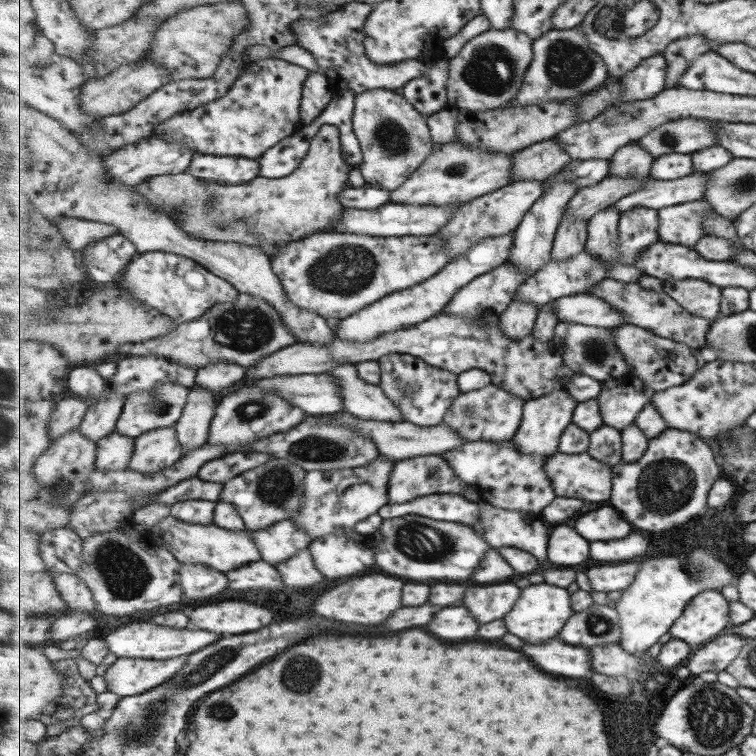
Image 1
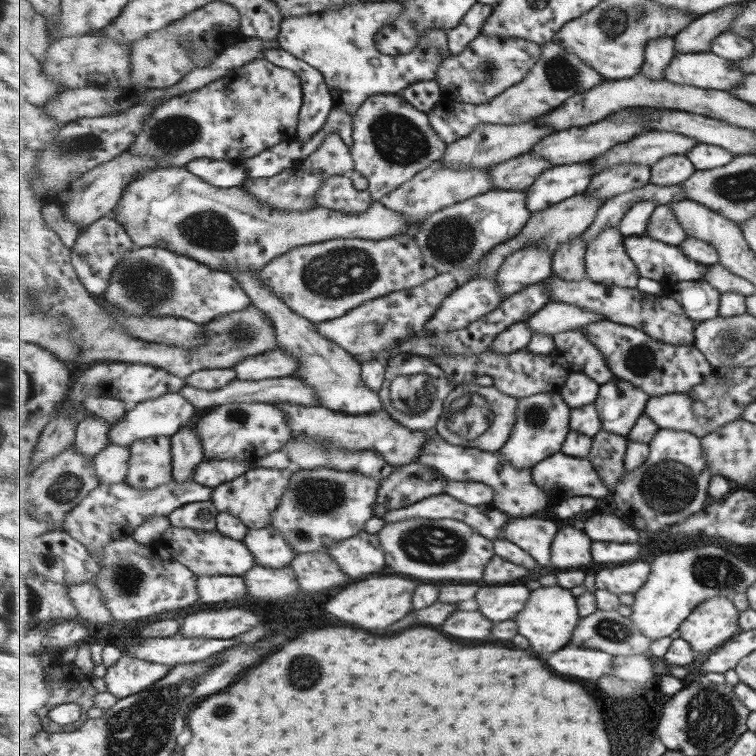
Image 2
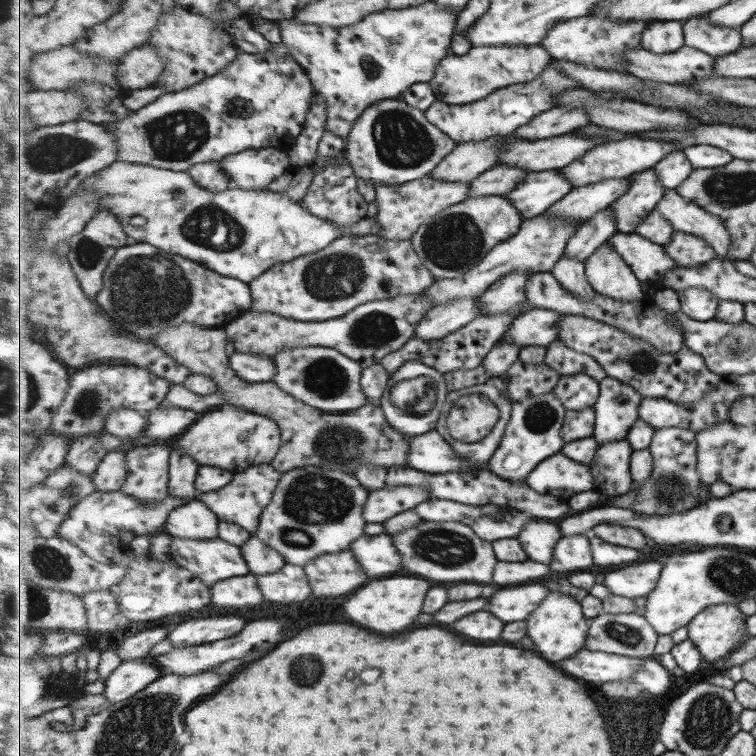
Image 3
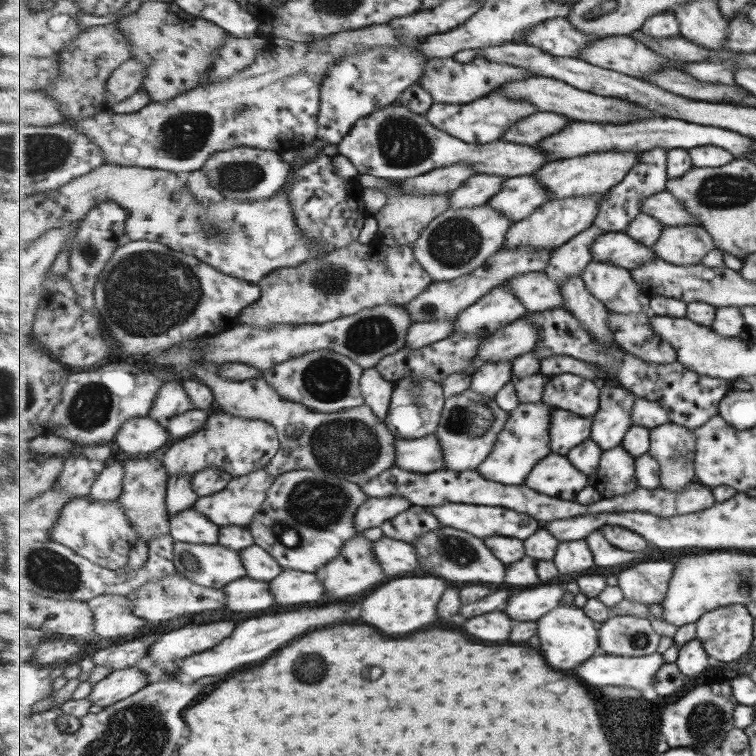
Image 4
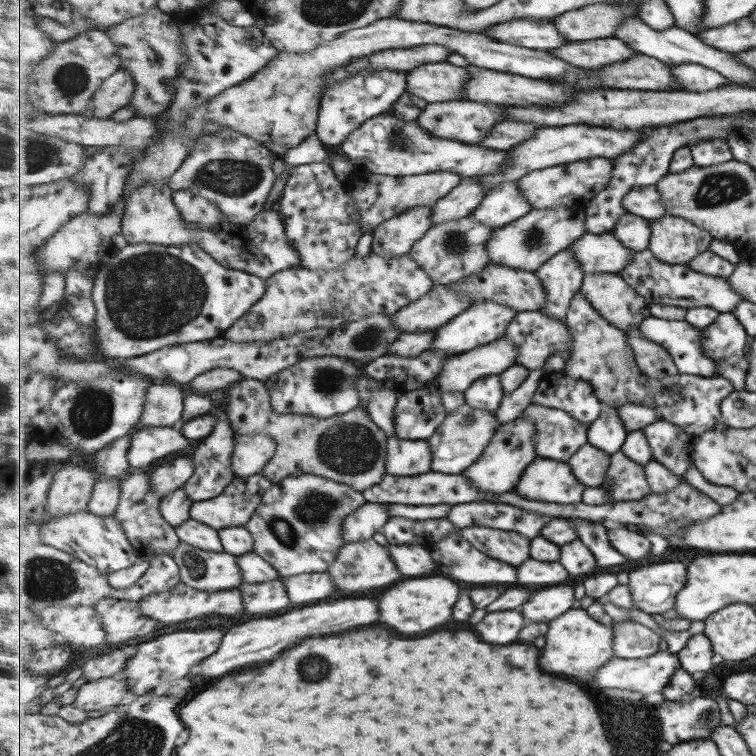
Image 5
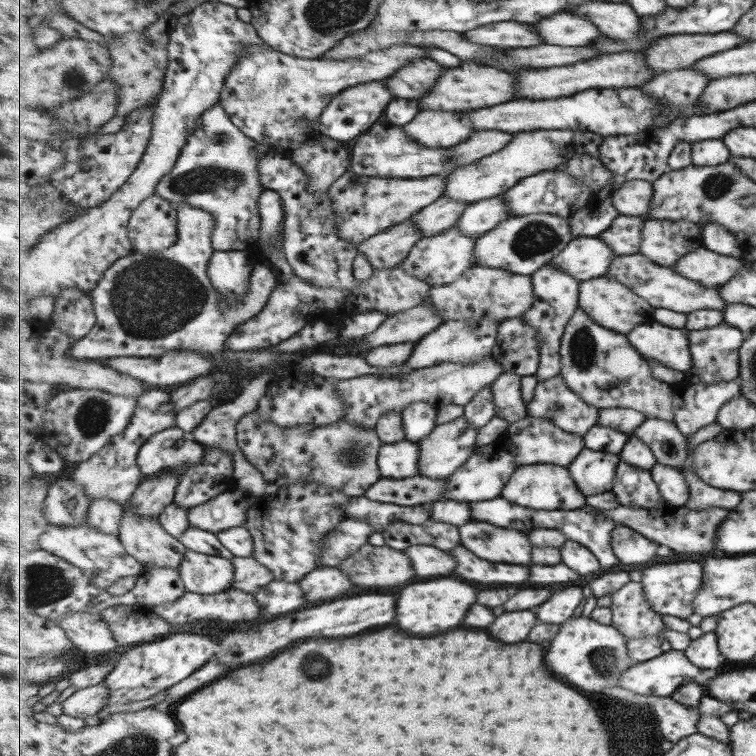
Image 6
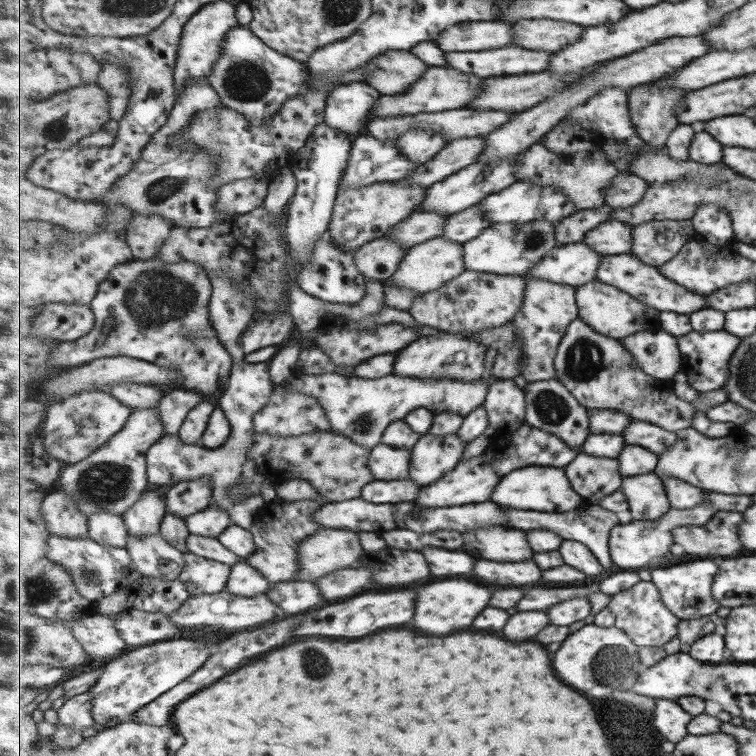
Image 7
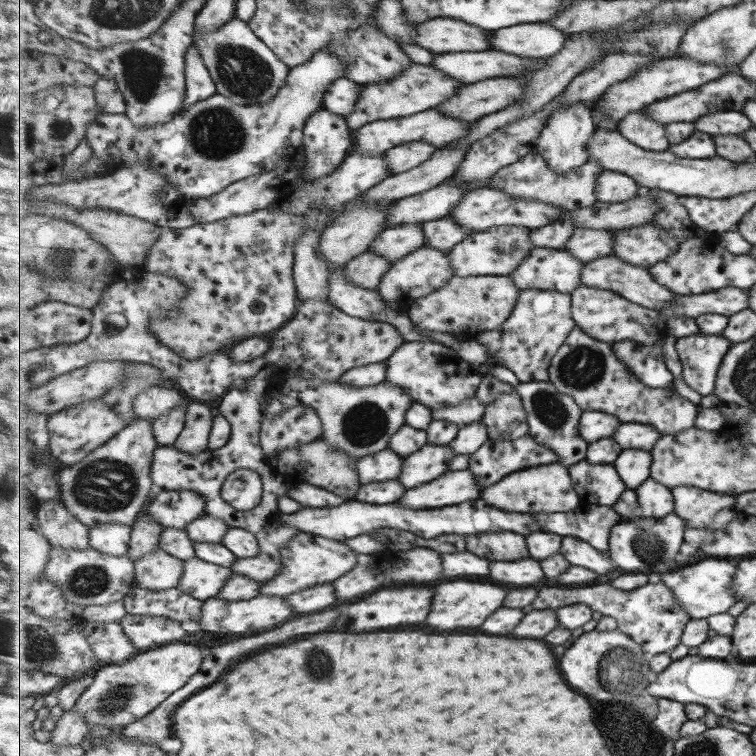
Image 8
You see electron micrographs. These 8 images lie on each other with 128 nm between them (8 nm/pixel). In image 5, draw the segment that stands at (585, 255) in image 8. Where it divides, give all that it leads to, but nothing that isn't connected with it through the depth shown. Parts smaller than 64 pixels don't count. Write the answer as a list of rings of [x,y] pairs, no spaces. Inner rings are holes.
[[[628,213],[621,216],[613,234],[624,242],[625,246],[639,253],[650,248],[653,236],[651,222],[642,216]]]

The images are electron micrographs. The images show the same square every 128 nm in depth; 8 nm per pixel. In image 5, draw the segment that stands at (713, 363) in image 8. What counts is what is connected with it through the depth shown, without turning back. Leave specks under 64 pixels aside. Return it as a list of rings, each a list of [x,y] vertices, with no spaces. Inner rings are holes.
[[[733,312],[720,313],[715,323],[703,329],[705,353],[717,359],[716,376],[731,380],[736,391],[746,390],[745,358],[749,337],[746,328]]]

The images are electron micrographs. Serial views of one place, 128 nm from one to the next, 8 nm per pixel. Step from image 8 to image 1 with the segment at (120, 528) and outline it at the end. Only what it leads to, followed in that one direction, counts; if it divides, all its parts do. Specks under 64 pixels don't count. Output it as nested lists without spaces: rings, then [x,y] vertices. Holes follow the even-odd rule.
[[[116,430],[97,441],[96,468],[101,471],[129,469],[135,452],[135,439]]]

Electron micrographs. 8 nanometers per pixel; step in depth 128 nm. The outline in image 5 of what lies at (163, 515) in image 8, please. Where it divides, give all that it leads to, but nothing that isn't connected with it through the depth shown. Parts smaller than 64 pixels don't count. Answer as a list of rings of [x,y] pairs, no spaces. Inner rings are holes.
[[[218,415],[217,424],[213,432],[202,441],[196,444],[193,450],[193,460],[195,460],[195,474],[184,484],[185,491],[189,497],[195,501],[209,500],[210,498],[221,495],[223,491],[235,480],[237,476],[231,466],[231,453],[235,449],[231,424],[228,418]]]

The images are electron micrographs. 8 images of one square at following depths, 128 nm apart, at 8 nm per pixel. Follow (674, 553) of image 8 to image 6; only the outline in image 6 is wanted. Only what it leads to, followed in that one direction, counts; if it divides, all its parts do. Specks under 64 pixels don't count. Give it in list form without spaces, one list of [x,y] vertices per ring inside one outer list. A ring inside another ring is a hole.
[[[685,469],[683,473],[691,486],[691,499],[687,503],[691,509],[699,511],[699,509],[709,507],[723,507],[731,510],[731,508],[737,508],[737,504],[741,503],[742,493],[711,486],[693,469]],[[621,526],[613,530],[613,550],[623,564],[647,564],[655,558],[659,542]]]

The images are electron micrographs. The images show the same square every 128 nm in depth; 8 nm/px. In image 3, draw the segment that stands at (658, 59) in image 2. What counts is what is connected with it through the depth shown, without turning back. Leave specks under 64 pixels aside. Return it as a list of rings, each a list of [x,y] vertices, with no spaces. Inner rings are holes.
[[[654,21],[643,32],[642,48],[653,54],[677,52],[686,45],[683,26],[684,21]]]

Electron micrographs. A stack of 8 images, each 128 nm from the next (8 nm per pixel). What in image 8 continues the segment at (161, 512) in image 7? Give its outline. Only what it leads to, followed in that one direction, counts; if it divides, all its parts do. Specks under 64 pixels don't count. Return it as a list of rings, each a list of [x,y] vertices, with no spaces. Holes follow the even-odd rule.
[[[145,510],[133,523],[131,535],[131,547],[128,551],[133,562],[141,559],[143,555],[160,548],[160,536],[164,531],[163,525],[153,515],[147,515]]]

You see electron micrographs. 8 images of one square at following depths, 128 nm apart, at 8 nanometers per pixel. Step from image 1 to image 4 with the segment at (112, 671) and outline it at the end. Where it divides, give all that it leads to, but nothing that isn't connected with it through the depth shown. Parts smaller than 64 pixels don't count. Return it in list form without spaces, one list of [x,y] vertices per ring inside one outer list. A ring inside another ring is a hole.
[[[130,667],[124,670],[114,670],[103,680],[92,684],[93,689],[89,699],[93,701],[93,704],[105,709],[136,695],[149,684],[147,674],[139,668]]]

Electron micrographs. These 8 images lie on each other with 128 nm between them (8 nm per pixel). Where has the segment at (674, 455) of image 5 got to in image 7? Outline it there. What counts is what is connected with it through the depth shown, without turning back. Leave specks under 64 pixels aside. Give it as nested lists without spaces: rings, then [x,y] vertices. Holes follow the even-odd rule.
[[[644,420],[631,422],[623,436],[627,445],[641,445],[658,455],[665,454],[677,443],[677,432]]]

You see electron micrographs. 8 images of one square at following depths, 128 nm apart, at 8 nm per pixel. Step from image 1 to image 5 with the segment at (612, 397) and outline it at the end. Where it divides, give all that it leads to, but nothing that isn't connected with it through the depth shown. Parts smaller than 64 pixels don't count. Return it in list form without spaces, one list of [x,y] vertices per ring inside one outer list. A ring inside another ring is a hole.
[[[603,402],[601,416],[589,425],[588,430],[588,443],[610,455],[622,450],[629,434],[617,413],[618,408]]]

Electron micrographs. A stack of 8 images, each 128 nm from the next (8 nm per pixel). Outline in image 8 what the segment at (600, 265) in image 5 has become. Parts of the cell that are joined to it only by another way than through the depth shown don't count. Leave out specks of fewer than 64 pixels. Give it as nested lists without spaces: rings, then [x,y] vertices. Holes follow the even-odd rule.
[[[535,248],[511,276],[521,291],[553,289],[572,293],[583,285],[585,264],[565,249]]]

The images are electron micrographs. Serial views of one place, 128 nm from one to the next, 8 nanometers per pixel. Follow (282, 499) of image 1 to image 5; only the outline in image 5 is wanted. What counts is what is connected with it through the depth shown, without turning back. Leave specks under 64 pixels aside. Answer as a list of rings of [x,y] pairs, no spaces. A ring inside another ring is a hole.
[[[264,473],[250,477],[236,476],[221,495],[209,500],[195,501],[191,507],[190,516],[218,531],[229,527],[245,527],[260,506],[264,494],[273,487],[274,482],[269,480]]]

